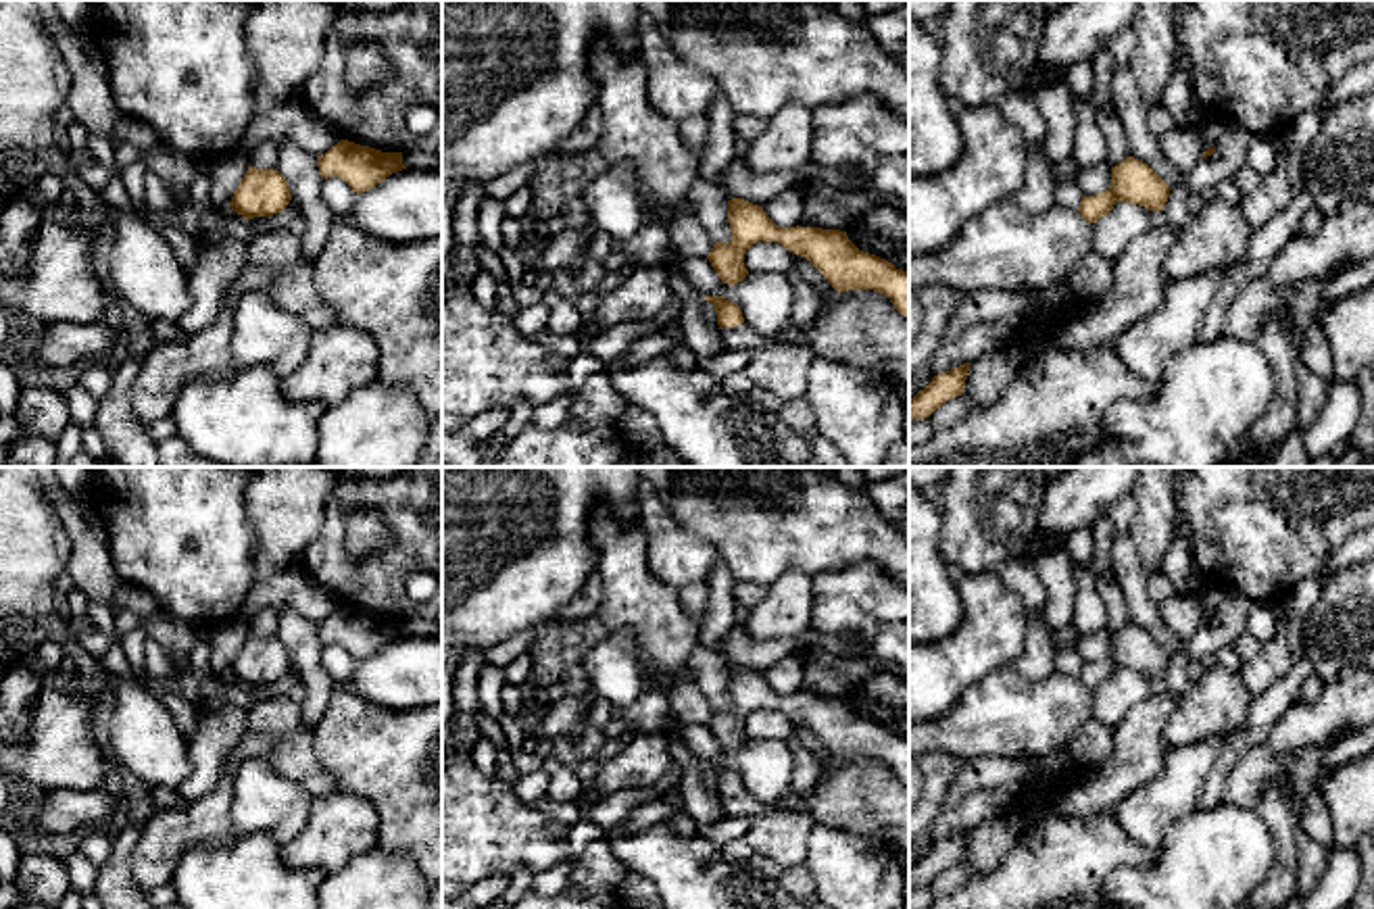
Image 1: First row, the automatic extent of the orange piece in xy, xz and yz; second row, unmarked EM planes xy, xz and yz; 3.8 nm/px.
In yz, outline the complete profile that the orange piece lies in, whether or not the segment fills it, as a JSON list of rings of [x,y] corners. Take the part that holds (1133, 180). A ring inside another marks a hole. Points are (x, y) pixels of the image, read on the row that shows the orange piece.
[[[1126,156],[1111,167],[1111,186],[1095,196],[1082,196],[1078,213],[1097,223],[1109,215],[1115,202],[1132,202],[1149,211],[1163,211],[1170,186],[1143,161]]]

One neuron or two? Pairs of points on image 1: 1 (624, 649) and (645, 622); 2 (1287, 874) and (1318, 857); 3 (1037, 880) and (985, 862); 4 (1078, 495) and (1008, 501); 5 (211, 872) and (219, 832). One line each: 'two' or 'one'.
1: two
2: two
3: two
4: two
5: two

